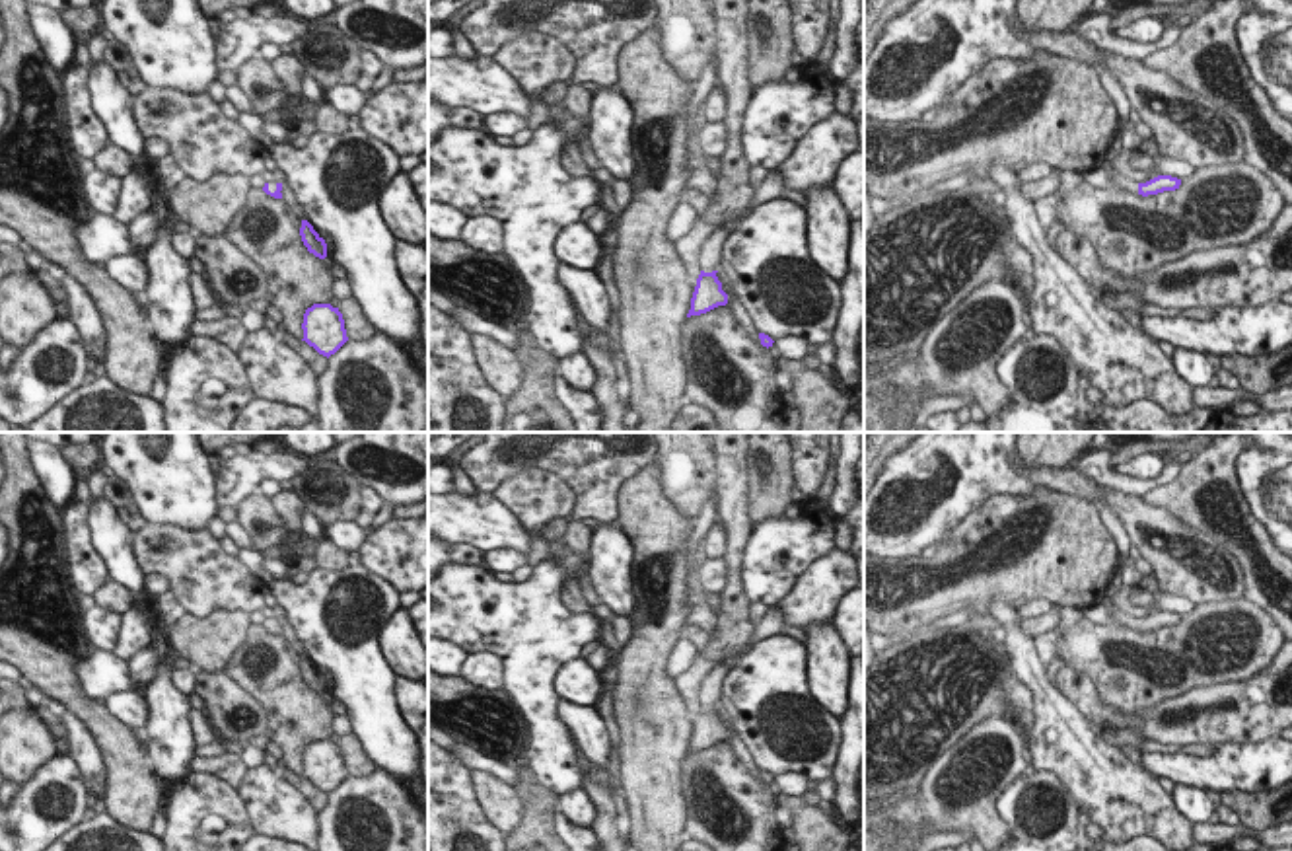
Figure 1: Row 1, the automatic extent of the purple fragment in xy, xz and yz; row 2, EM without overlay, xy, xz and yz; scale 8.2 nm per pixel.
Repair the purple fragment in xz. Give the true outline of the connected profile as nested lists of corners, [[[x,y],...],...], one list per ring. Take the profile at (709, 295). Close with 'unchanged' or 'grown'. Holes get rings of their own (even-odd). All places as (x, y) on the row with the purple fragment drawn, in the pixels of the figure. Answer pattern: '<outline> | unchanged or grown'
[[[720,226],[708,234],[700,245],[700,275],[697,278],[687,317],[700,315],[728,304],[728,294],[722,290],[722,282],[716,277],[726,238],[728,230]]] | grown

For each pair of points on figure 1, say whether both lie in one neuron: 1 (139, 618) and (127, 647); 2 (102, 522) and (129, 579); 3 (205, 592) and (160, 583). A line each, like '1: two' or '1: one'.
1: one
2: one
3: two

